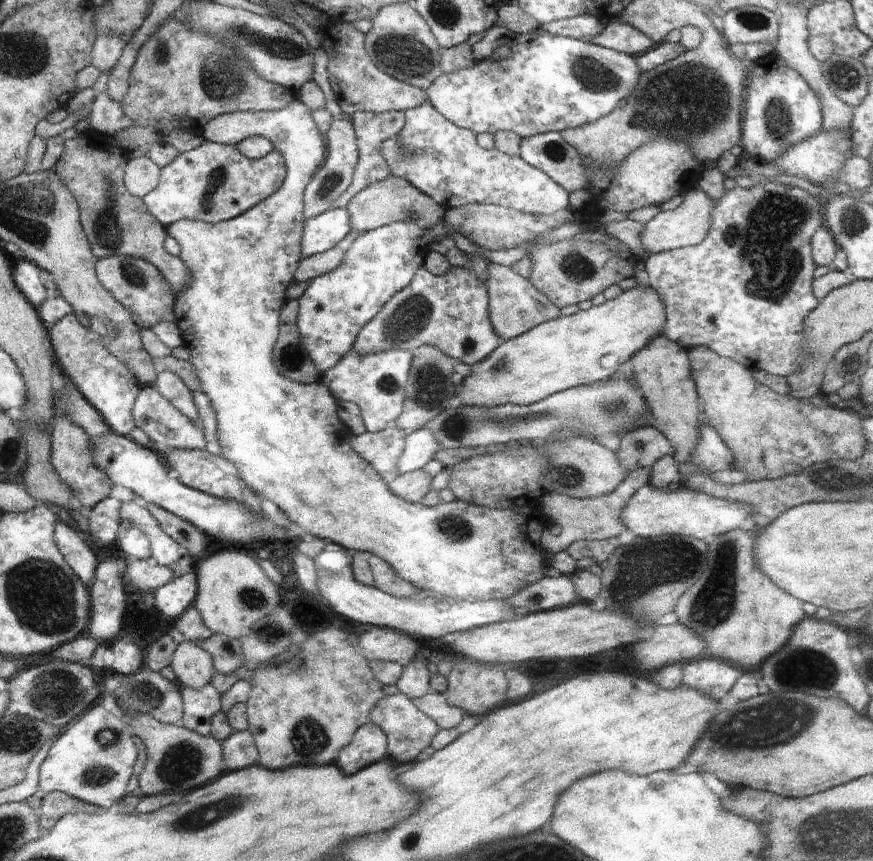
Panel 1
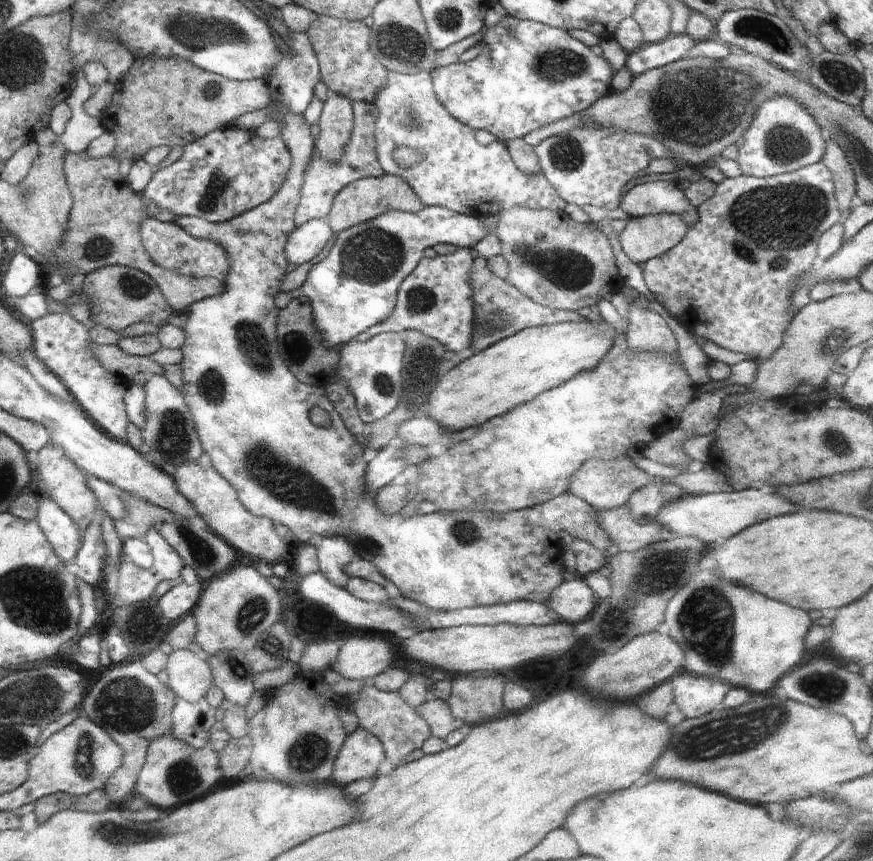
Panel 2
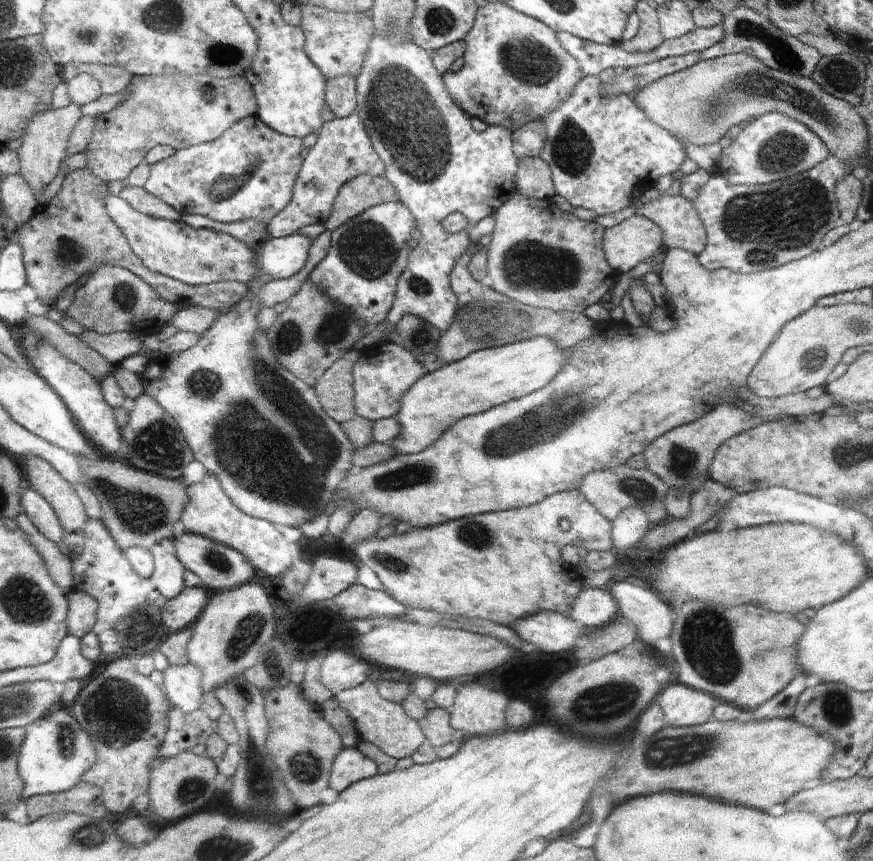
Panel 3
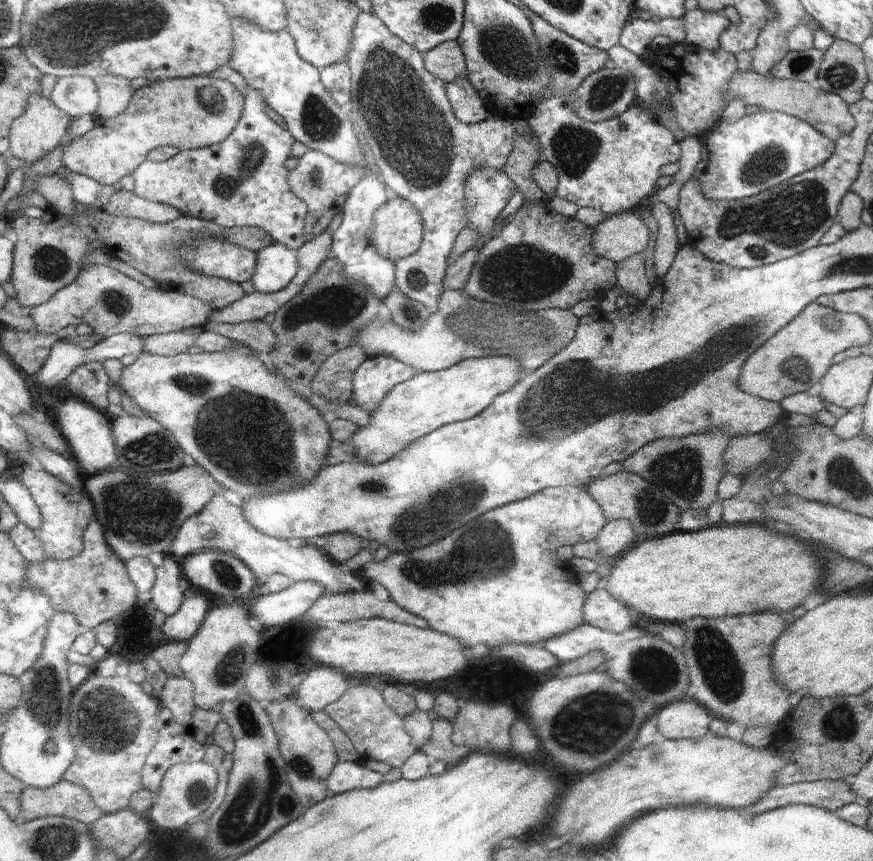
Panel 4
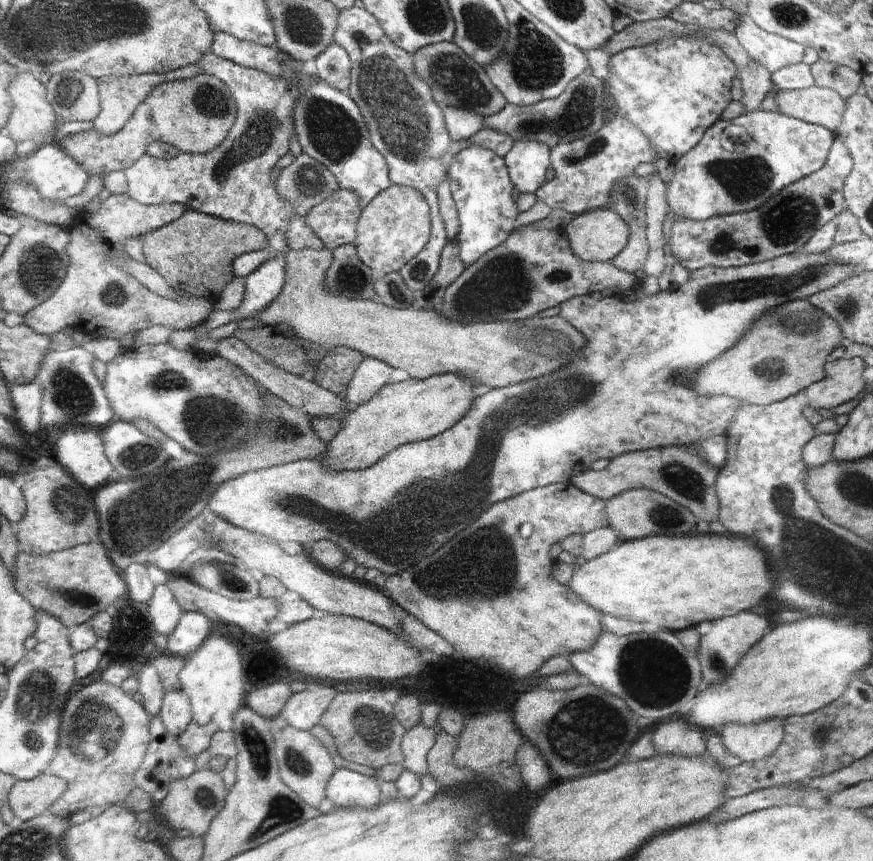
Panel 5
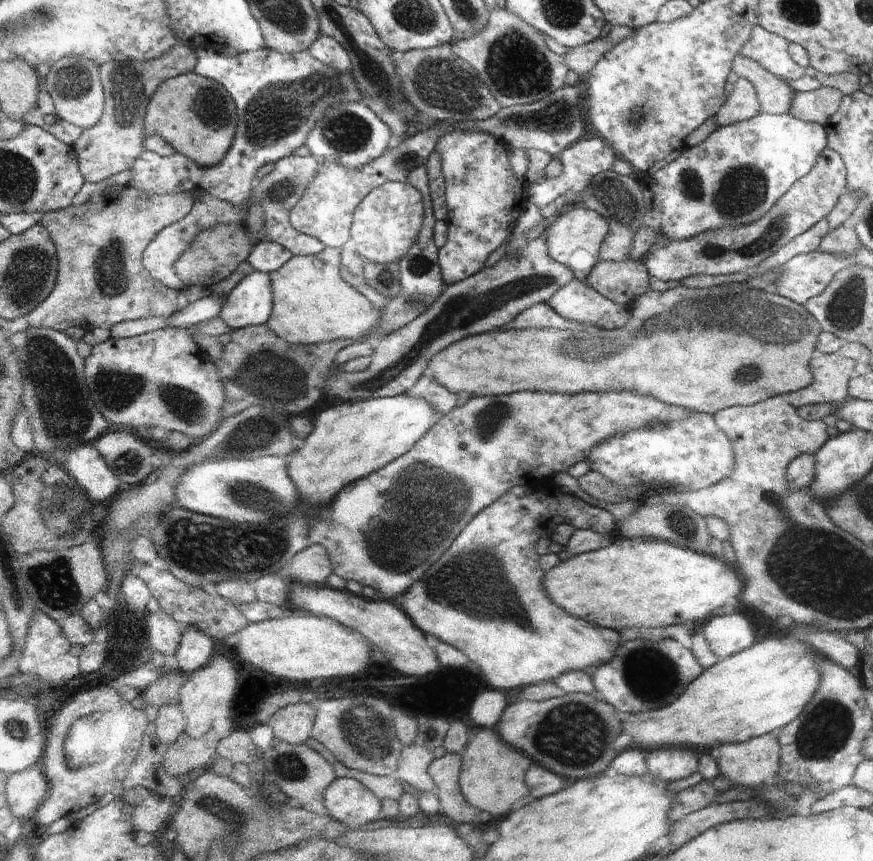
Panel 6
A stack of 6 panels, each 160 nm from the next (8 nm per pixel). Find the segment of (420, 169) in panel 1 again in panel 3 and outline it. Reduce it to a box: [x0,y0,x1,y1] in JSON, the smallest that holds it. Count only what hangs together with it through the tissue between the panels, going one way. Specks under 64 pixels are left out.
[352,34,518,352]

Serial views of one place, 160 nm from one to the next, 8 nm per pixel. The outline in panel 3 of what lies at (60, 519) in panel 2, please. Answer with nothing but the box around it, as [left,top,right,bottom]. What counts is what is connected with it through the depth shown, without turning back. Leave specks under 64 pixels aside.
[21,487,65,544]

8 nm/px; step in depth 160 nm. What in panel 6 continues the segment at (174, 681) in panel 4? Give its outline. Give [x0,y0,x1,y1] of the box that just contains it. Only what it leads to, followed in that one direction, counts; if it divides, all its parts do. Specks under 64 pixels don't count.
[154,704,187,745]

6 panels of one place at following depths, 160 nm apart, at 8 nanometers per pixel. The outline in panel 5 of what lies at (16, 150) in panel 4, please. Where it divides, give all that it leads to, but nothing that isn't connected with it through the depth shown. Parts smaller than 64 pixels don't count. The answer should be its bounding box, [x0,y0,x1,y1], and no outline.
[7,72,60,148]

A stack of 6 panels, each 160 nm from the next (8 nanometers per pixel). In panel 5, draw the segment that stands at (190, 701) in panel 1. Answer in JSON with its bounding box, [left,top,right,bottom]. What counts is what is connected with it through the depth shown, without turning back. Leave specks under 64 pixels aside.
[135,715,195,805]

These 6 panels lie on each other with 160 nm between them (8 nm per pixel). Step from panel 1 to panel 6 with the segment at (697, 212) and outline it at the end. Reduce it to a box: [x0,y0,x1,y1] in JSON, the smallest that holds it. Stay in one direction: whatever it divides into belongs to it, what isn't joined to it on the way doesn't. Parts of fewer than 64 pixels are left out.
[544,204,609,283]

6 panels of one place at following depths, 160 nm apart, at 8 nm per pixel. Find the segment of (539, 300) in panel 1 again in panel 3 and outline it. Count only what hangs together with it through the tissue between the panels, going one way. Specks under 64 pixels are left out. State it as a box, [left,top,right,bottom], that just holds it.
[434,243,600,364]

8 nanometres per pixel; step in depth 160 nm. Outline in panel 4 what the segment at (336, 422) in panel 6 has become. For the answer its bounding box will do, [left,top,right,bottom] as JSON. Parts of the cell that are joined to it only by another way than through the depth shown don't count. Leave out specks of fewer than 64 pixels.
[347,356,526,464]

